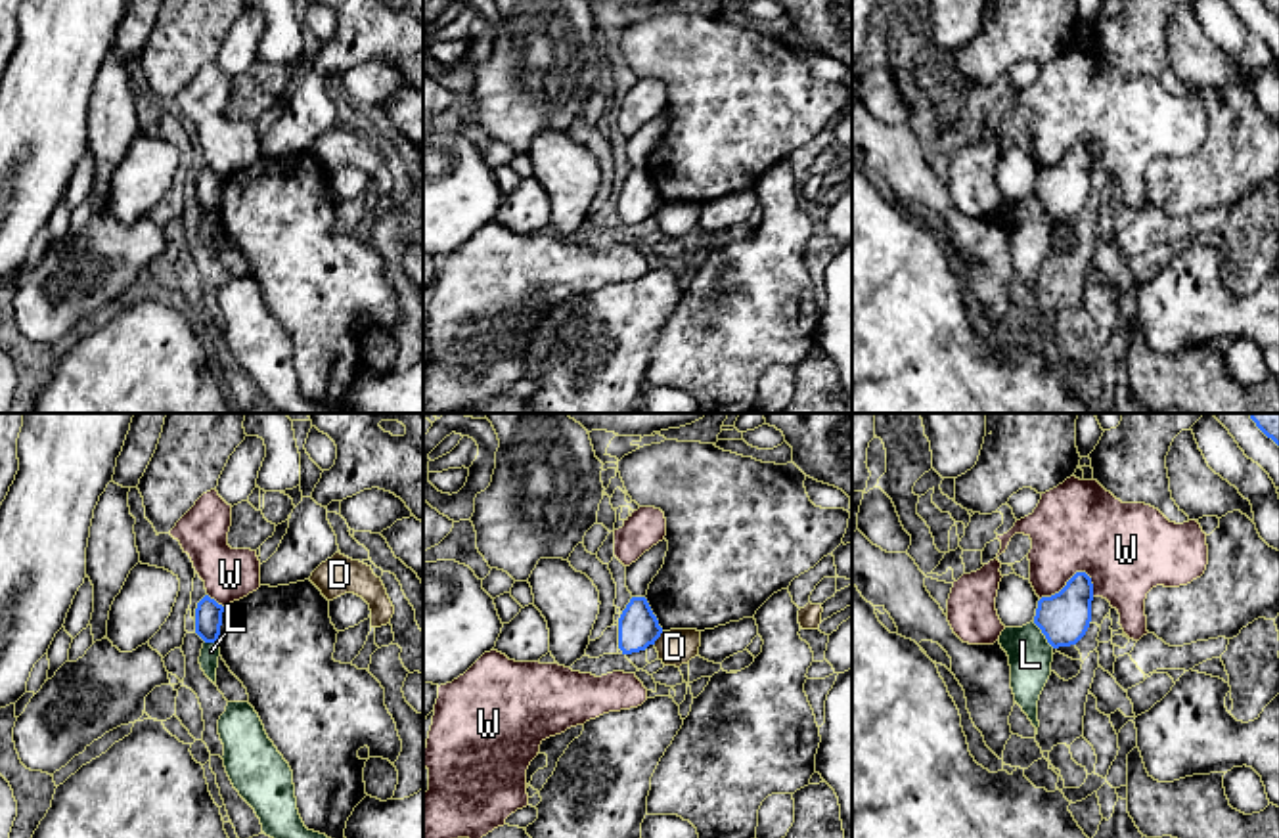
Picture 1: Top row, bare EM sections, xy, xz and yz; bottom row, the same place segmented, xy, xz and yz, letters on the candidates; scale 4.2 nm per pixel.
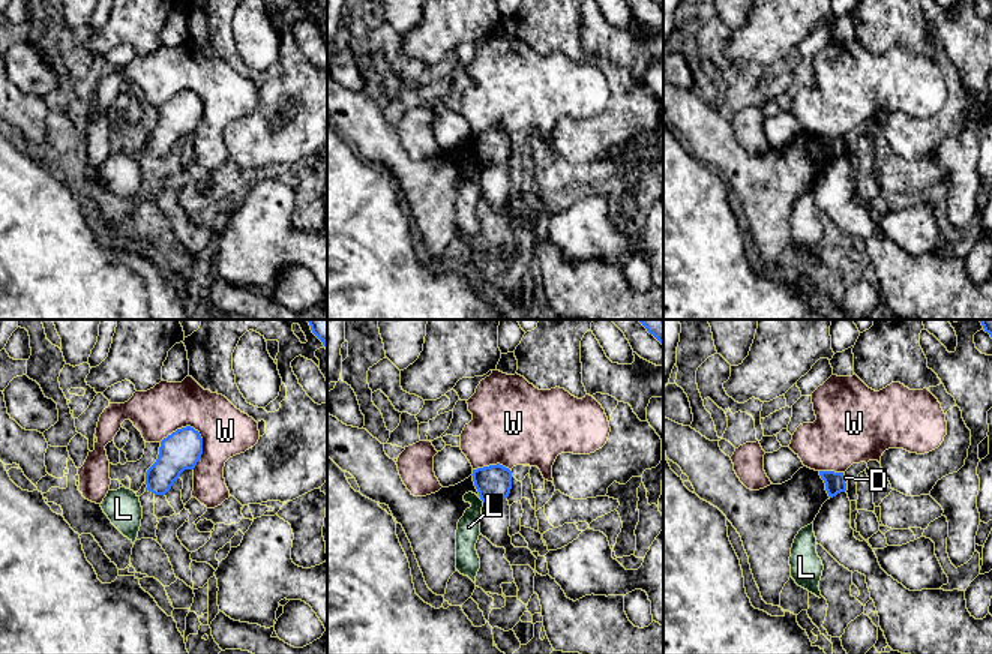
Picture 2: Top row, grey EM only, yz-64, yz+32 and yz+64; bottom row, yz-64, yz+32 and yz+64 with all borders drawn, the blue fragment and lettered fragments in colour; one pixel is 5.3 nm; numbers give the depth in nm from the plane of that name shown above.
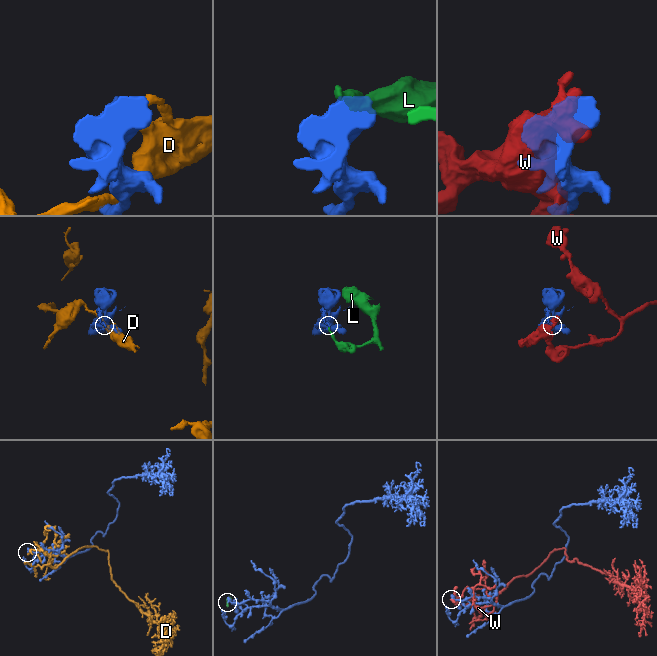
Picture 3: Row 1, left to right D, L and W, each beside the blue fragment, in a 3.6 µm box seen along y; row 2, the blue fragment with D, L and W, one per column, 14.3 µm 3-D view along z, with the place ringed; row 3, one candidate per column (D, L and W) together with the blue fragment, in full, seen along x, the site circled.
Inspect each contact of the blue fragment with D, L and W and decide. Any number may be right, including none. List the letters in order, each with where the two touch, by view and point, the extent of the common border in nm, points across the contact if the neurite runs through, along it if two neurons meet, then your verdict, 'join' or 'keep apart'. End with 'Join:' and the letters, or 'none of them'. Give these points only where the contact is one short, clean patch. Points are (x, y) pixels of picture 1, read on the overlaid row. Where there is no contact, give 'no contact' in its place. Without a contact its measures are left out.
D: meets blue in xz at (659, 636); contact 70 nm long; keep apart
L: meets blue in yz at (1044, 634); contact 140 nm long; border along yz (1032, 622), (1054, 647); keep apart
W: meets blue in yz at (1067, 584); contact 240 nm long; keep apart
Join: none of them

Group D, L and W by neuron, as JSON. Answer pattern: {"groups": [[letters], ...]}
{"groups": [["D"], ["L"], ["W"]]}

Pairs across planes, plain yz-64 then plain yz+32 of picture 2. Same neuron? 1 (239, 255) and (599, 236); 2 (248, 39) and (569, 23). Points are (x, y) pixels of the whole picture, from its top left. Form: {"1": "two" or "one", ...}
{"1": "one", "2": "two"}

